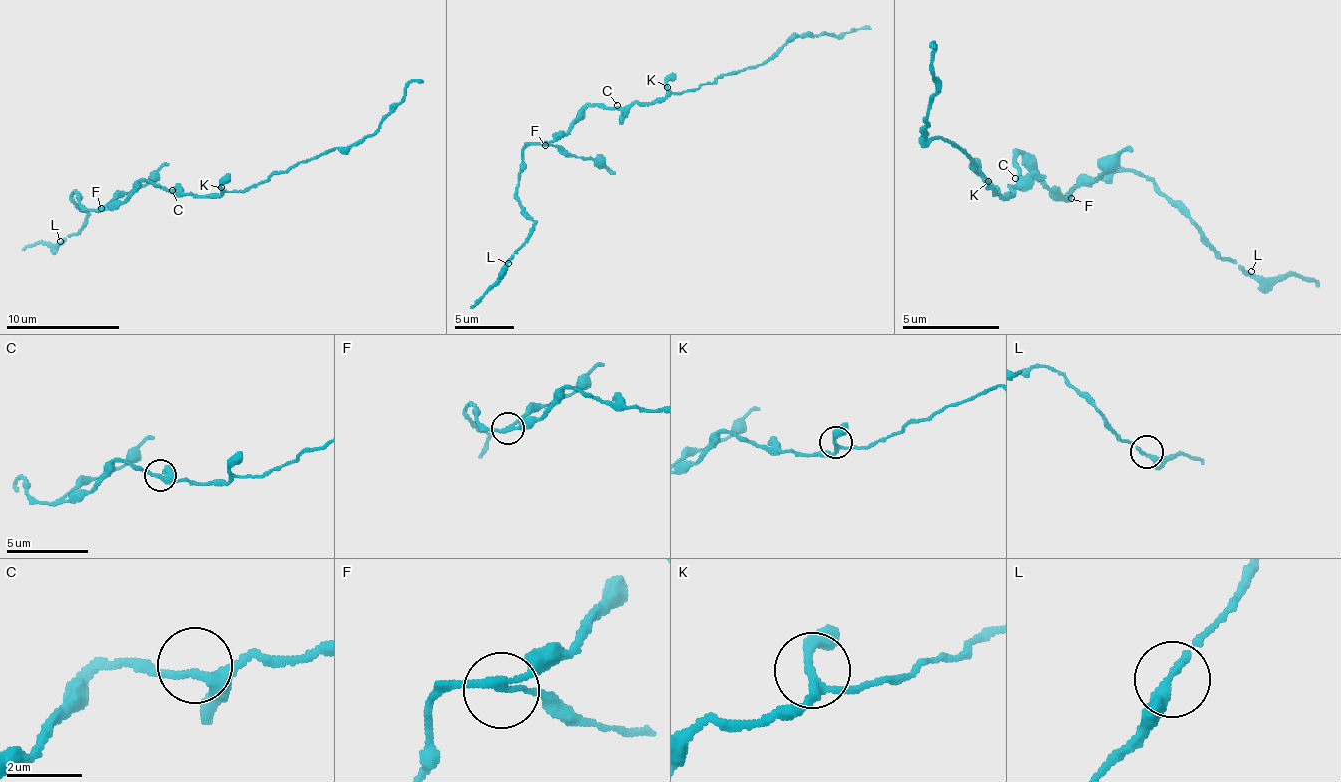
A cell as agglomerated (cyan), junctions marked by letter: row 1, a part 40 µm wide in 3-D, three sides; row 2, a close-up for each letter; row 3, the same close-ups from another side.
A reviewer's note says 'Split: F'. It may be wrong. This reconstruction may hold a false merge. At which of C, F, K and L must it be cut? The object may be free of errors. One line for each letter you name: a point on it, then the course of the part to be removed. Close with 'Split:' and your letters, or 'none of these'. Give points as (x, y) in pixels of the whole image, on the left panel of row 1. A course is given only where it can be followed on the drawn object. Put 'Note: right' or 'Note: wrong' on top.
Note: right
F: Place: (101, 208). Course of the part to remove: (100, 208), (145, 185), (168, 163)
Split: F

